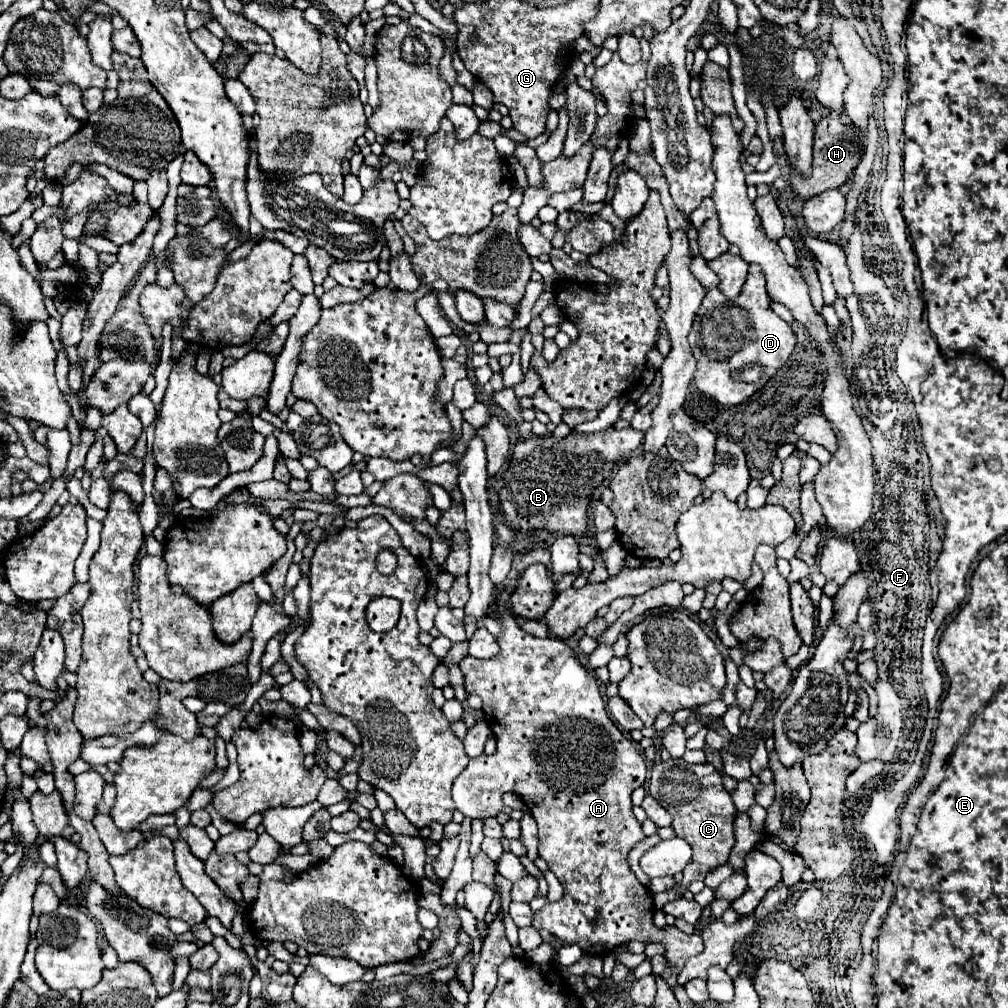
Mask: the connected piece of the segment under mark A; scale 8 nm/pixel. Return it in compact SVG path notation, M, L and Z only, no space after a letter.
M513 584L507 586L505 592L497 598L497 612L499 612L497 620L499 620L501 626L503 626L503 634L497 636L497 642L499 642L499 646L501 646L501 652L499 652L495 658L491 658L491 660L475 660L475 658L469 658L469 660L465 660L463 666L461 666L463 676L465 676L465 688L467 688L467 692L469 692L469 694L477 694L477 696L481 696L481 700L483 700L485 720L487 720L487 724L489 724L489 728L491 728L491 732L493 732L493 736L495 736L495 740L497 740L497 752L495 752L493 756L485 756L485 754L483 754L483 756L471 758L469 764L467 764L467 768L453 780L451 796L453 796L455 808L457 808L459 812L463 812L463 816L469 816L469 818L477 818L477 816L481 816L481 814L487 816L487 814L495 814L495 812L503 811L502 795L505 794L505 792L515 792L515 794L519 794L519 796L523 798L523 802L527 804L529 812L533 814L533 818L537 820L537 826L539 826L539 856L547 862L549 870L559 878L559 882L561 882L563 888L565 888L565 894L563 894L563 898L561 898L559 902L549 902L549 904L545 904L539 912L535 912L533 926L535 926L537 930L547 928L549 932L553 932L555 936L559 936L559 938L563 940L563 944L579 944L581 950L583 950L585 954L591 954L591 956L601 956L601 954L613 952L617 946L627 944L627 942L631 942L631 940L639 940L639 942L659 942L659 944L665 946L665 958L667 958L667 968L665 968L665 972L663 972L663 978L667 980L669 988L673 990L675 986L679 986L679 984L677 984L677 976L679 976L683 964L685 964L691 956L697 956L697 952L701 952L701 948L703 948L703 940L701 940L699 934L691 934L691 936L683 934L677 926L665 926L665 928L661 930L661 928L657 928L657 926L653 924L653 908L651 908L649 902L645 902L645 900L653 900L653 898L651 898L651 892L637 880L637 876L633 874L633 870L631 870L631 866L629 866L629 862L627 862L627 856L629 856L629 852L635 848L635 844L639 844L641 840L645 840L645 834L643 834L643 830L641 830L641 824L639 824L639 822L635 820L635 816L633 816L631 792L633 792L635 788L643 786L643 782L645 782L645 778L647 778L647 764L645 764L641 752L637 750L637 746L635 746L629 738L625 738L625 736L621 734L621 730L613 724L613 720L607 716L605 702L603 702L603 696L601 696L601 692L599 692L599 684L597 684L595 676L593 676L591 672L587 672L587 668L577 660L575 652L573 652L563 640L555 640L555 638L535 638L535 636L523 632L523 630L519 628L519 624L507 614L505 606L507 606L507 598L509 598L509 594L513 592L513 588L515 588Z

